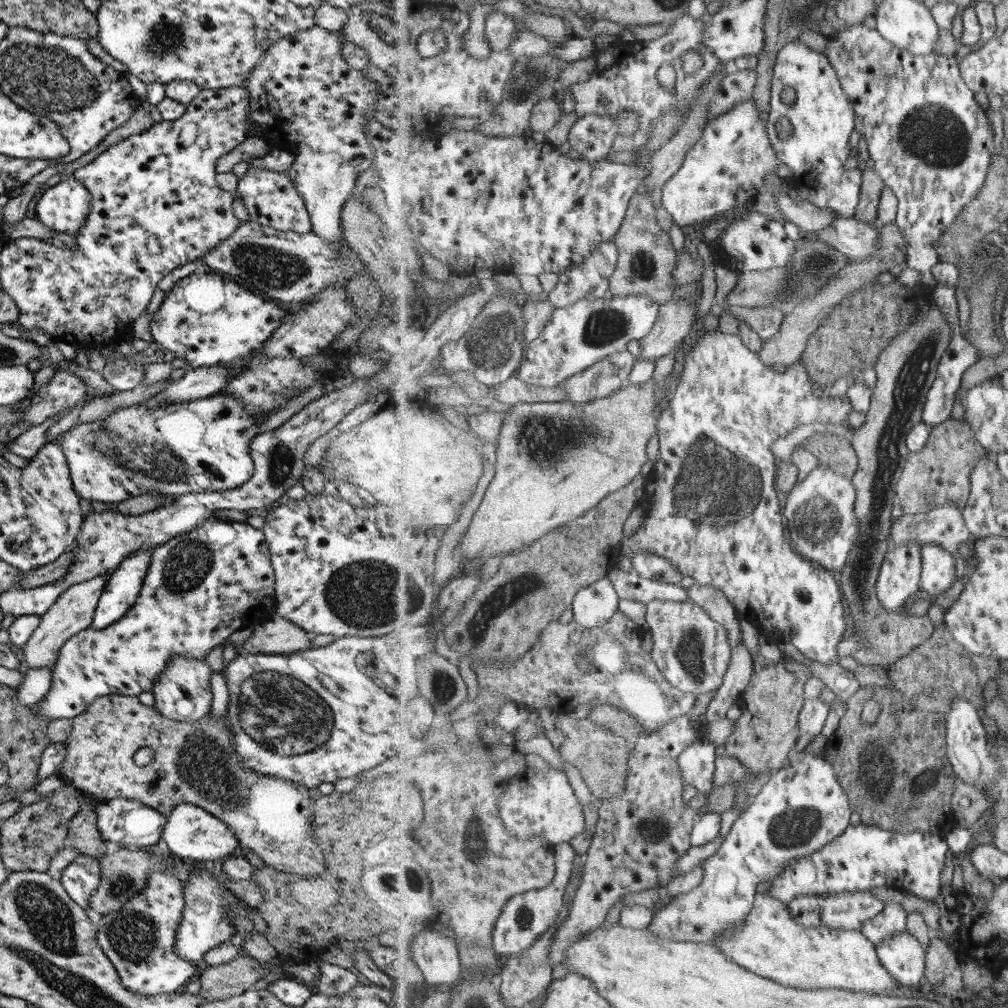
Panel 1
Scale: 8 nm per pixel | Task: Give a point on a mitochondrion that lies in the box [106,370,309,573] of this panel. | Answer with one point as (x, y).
(280, 461)

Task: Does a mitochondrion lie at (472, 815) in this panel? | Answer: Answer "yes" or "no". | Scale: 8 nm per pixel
yes

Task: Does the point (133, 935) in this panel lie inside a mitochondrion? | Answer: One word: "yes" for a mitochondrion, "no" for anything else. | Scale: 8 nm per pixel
yes

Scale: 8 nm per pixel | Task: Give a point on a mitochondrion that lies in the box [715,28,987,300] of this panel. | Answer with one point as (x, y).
(934, 134)

